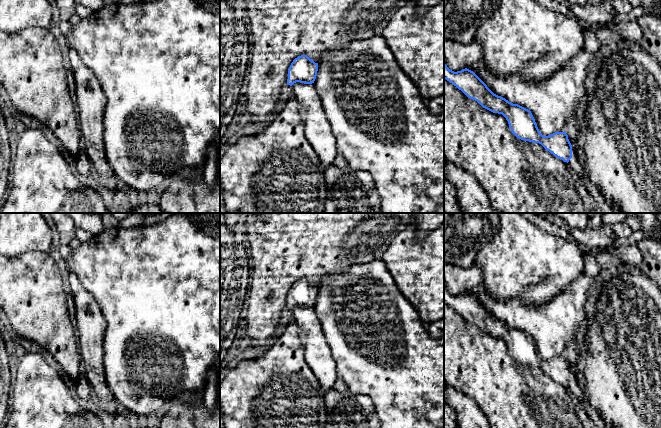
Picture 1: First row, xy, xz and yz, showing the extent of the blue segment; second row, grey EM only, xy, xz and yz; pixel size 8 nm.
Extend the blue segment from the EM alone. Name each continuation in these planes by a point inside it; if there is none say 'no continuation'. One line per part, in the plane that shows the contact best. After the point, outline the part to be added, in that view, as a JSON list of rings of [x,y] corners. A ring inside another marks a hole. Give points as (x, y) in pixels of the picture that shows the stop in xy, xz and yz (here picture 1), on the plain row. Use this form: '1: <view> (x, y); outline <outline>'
1: yz (574, 387); outline [[[573,379],[573,381],[569,384],[568,389],[570,393],[580,402],[585,403],[586,405],[590,405],[590,401],[586,396],[585,392],[581,389],[579,383]]]

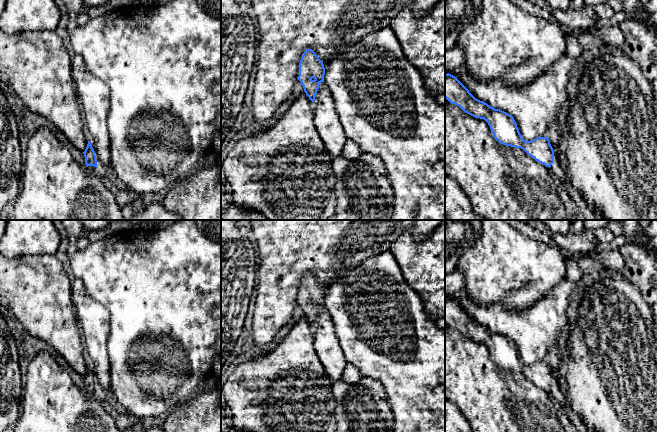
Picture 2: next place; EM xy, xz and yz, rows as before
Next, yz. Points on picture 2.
1: yz (556, 392); outline [[[555,384],[555,386],[551,389],[550,394],[552,398],[562,407],[567,408],[568,410],[572,410],[572,406],[568,401],[567,397],[563,394],[561,388]]]

